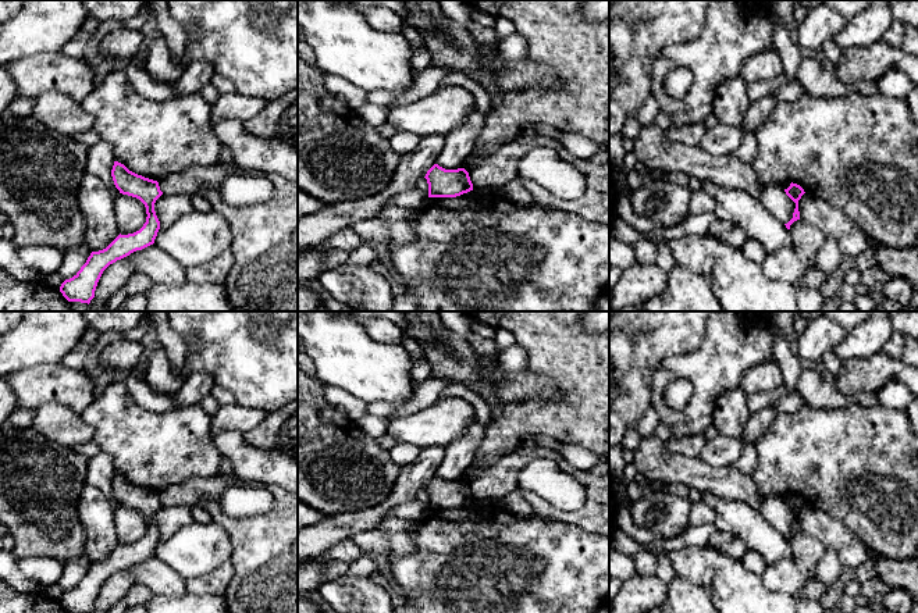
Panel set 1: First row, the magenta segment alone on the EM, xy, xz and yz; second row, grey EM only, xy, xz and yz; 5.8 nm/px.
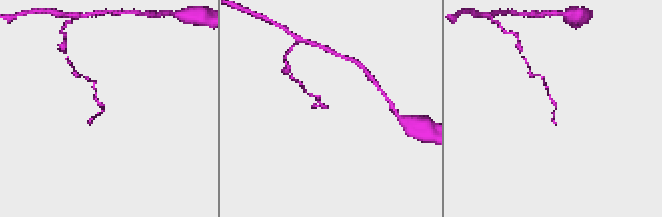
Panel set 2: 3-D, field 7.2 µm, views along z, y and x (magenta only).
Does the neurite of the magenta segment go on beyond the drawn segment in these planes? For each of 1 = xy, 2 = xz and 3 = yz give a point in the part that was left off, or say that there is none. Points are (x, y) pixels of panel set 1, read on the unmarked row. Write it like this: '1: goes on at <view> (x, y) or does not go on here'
1: does not go on here
2: does not go on here
3: does not go on here

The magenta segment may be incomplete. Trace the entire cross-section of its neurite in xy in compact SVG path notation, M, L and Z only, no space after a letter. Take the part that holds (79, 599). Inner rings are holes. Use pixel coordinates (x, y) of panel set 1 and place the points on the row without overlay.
M114 473L111 488L120 505L136 509L145 516L146 534L139 542L120 545L106 560L90 564L81 581L60 598L68 613L90 613L103 582L117 571L153 556L160 541L154 523L154 514L163 506L159 493L129 482L118 473Z

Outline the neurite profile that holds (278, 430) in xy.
M298 399L287 406L268 411L261 423L242 434L246 445L278 450L298 457Z

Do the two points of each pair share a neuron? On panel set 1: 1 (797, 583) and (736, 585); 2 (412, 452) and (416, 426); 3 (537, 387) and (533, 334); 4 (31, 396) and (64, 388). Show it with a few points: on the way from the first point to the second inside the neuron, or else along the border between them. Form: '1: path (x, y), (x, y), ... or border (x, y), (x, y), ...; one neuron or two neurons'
1: border (760, 576), (769, 588), (786, 592), (794, 598); two neurons
2: border (397, 442), (411, 442), (420, 449); two neurons
3: border (526, 367), (548, 376), (561, 395); two neurons
4: path (39, 388), (56, 388); one neuron

